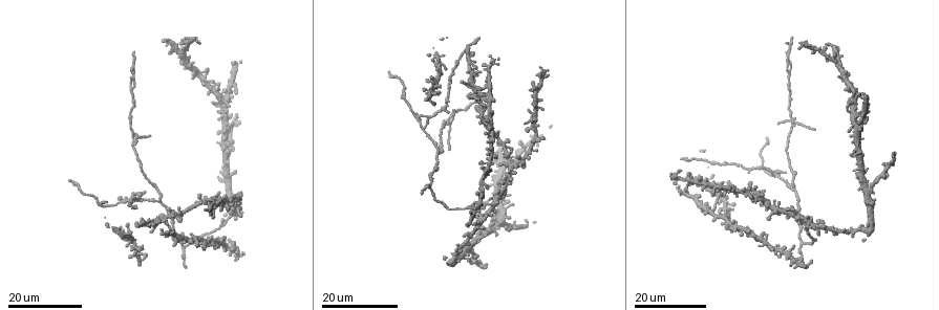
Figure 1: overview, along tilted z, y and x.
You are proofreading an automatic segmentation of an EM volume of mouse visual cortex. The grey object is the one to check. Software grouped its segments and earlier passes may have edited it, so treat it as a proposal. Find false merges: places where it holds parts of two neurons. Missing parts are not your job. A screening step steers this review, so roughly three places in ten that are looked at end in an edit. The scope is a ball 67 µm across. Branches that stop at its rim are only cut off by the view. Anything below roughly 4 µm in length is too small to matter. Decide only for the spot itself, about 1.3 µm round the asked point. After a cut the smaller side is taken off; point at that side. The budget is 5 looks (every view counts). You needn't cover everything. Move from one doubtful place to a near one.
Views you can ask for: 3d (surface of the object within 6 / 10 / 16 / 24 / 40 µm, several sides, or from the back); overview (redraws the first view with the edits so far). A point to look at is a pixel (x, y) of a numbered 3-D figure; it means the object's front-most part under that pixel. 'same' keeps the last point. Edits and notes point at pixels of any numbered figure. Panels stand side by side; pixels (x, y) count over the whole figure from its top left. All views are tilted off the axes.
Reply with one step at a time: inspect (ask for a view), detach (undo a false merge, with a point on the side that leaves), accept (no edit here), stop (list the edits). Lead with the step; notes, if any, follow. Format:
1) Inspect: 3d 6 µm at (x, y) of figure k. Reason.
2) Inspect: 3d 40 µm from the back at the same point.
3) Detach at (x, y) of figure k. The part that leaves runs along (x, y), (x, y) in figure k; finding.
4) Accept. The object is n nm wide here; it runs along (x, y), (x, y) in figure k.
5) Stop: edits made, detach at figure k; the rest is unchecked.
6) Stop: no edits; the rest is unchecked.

Inspect: 3d 24 µm at (436, 153) of figure 1. A fork.

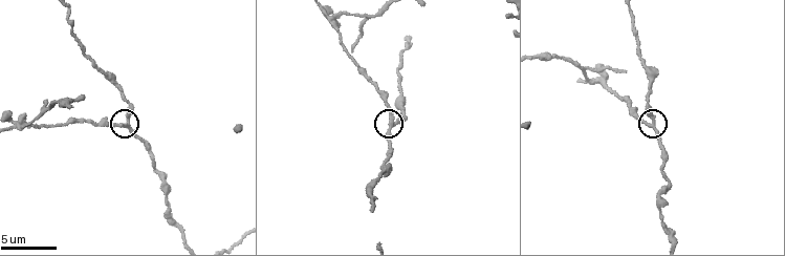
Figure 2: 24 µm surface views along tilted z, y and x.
Inspect: 3d 10 µm at (652, 123) of figure 2.

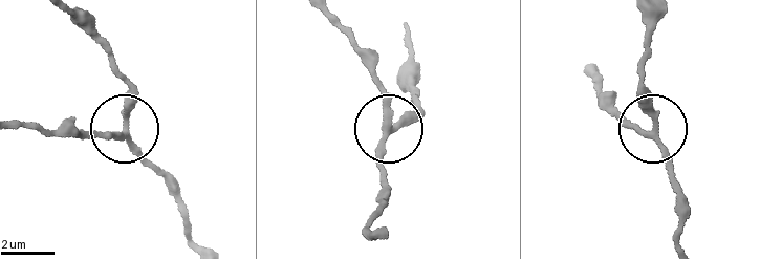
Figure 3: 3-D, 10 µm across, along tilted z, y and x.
Accept. Continuous, no second neuron.

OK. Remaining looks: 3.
Inspect: 3d 16 µm at (330, 19) of figure 2. Looks like a crossing.

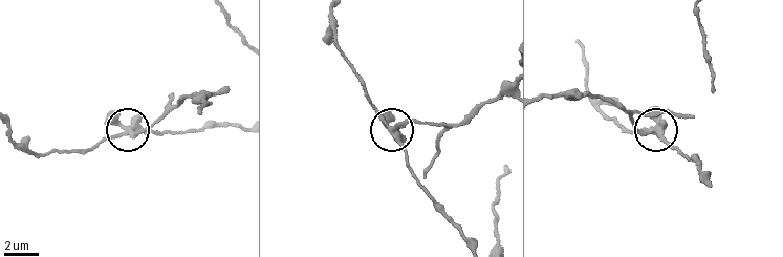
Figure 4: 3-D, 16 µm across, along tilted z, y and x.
Detach at (108, 114) of figure 4. The side arm is 21 µm long; 5 arms meet here; a second neuron is stuck on.

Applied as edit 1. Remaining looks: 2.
Stop: edits made, detach at figure 4; the rest is unchecked.

